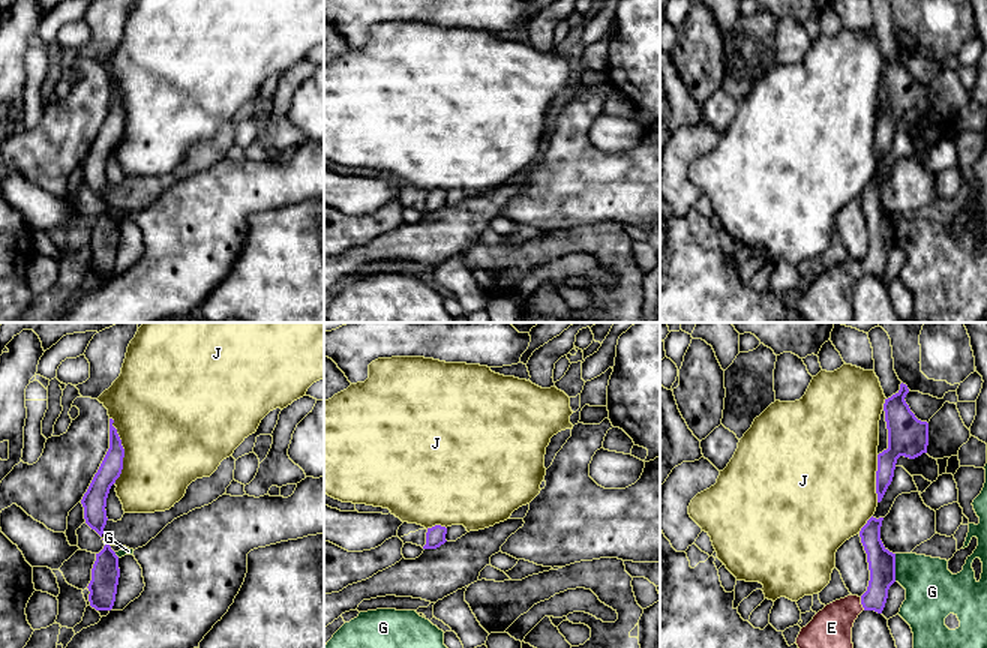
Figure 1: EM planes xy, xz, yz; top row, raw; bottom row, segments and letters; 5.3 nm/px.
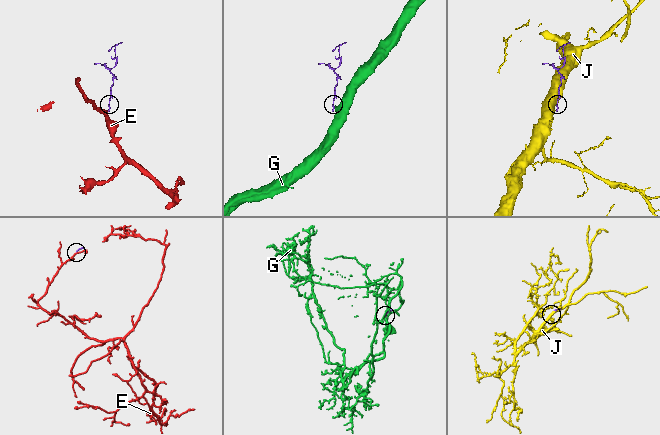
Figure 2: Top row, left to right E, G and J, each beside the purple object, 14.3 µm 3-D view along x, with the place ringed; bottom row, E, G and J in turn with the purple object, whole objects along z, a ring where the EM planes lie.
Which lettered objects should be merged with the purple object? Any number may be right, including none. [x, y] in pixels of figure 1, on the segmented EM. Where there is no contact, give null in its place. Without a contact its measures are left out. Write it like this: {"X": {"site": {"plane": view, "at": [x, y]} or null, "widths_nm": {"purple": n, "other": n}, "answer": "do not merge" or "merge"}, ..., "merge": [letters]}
{"E": {"site": {"plane": "yz", "at": [861, 603]}, "widths_nm": {"purple": 140, "other": 220}, "answer": "merge"}, "G": {"site": {"plane": "yz", "at": [894, 567]}, "widths_nm": {"purple": 140, "other": 280}, "answer": "do not merge"}, "J": {"site": {"plane": "xy", "at": [123, 450]}, "widths_nm": {"purple": 120, "other": 500}, "answer": "do not merge"}, "merge": ["E"]}

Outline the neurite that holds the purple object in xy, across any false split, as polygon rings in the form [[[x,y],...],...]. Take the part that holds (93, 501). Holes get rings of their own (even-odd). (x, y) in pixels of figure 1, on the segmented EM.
[[[110,418],[110,448],[81,500],[86,524],[100,537],[108,520],[105,510],[106,498],[111,486],[122,474],[124,458],[122,440],[112,423],[114,420]]]

